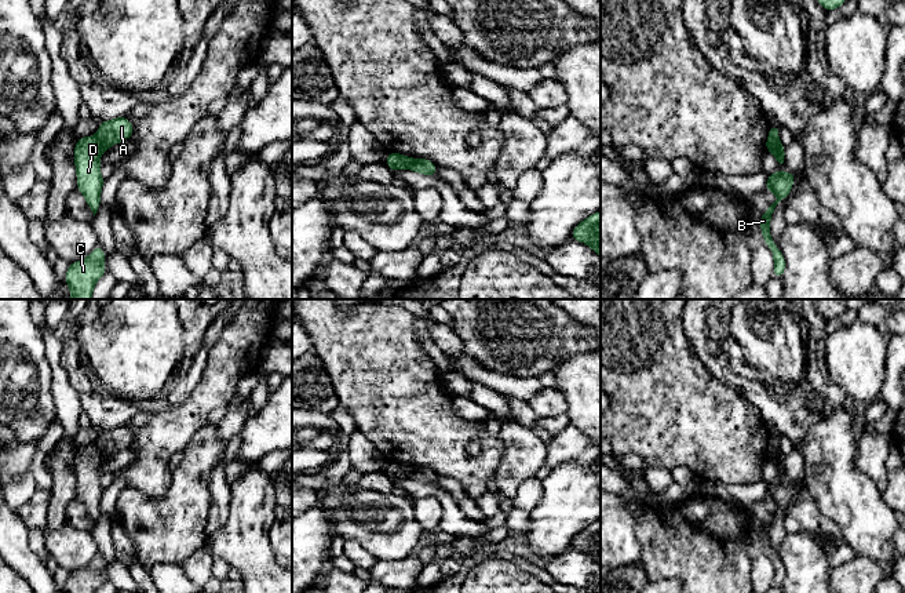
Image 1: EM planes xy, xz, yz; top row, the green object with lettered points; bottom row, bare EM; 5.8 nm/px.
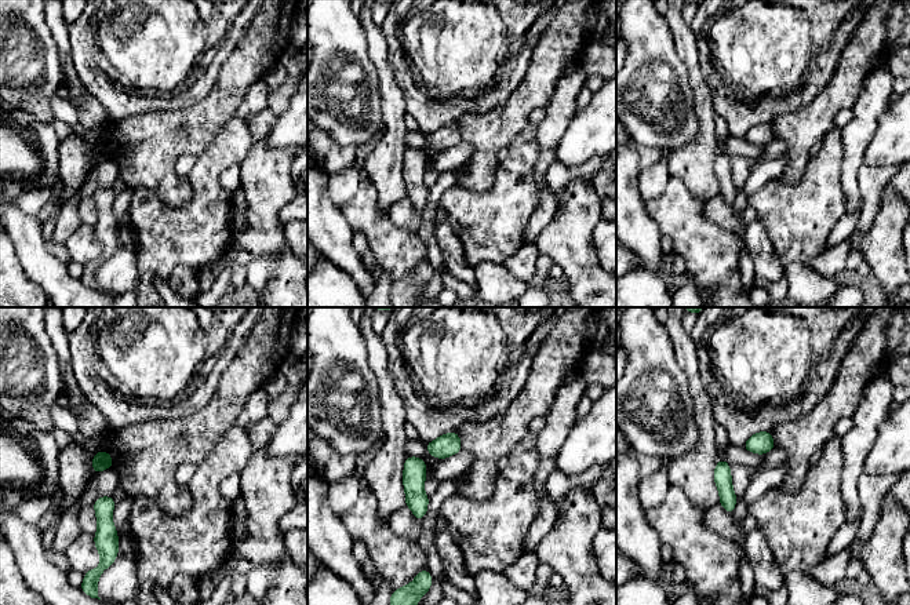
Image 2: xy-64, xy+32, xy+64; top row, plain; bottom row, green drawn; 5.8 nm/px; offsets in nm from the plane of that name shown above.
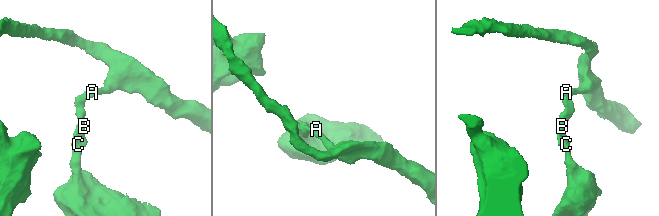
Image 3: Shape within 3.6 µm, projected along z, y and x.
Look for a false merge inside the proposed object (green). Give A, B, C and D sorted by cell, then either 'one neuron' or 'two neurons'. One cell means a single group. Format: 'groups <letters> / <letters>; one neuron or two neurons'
groups A / B C D; two neurons

